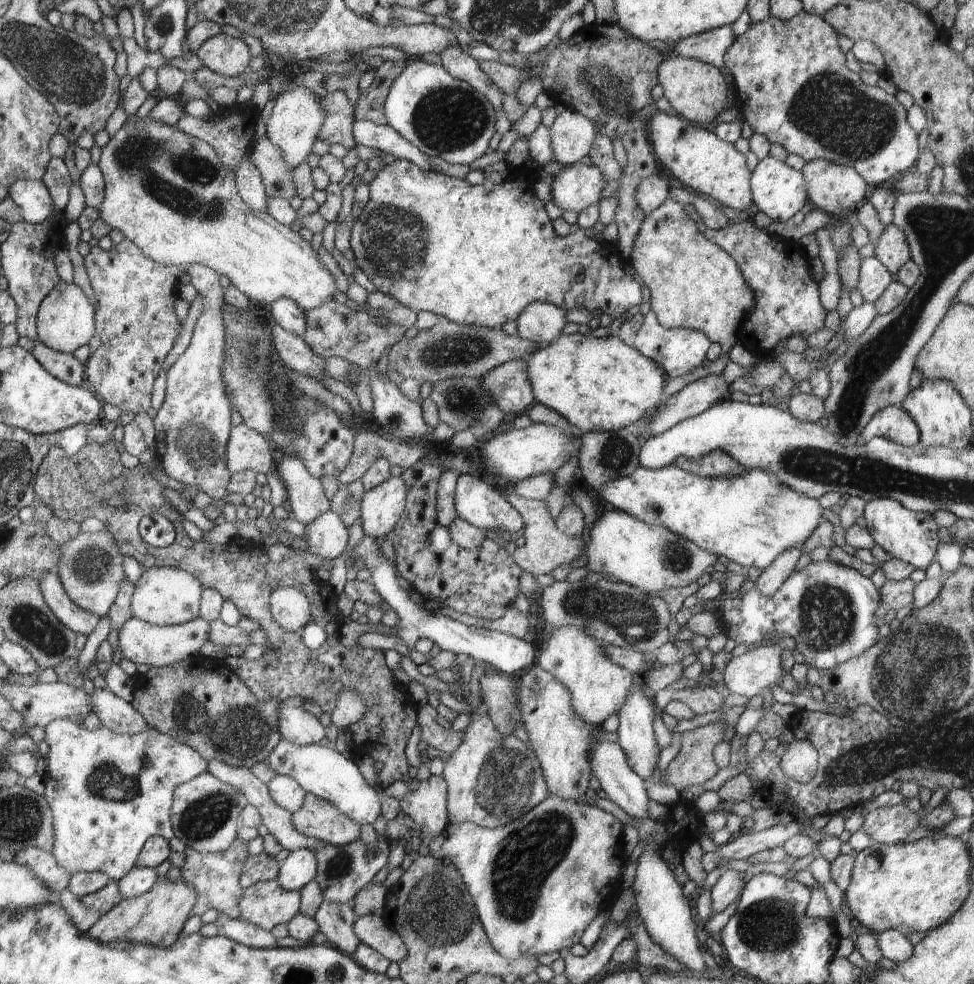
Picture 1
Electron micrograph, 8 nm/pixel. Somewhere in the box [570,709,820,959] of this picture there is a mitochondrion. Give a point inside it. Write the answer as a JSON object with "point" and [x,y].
{"point":[767,925]}

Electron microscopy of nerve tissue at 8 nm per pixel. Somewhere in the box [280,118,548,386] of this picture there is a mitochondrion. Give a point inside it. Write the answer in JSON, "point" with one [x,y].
{"point":[398,244]}

